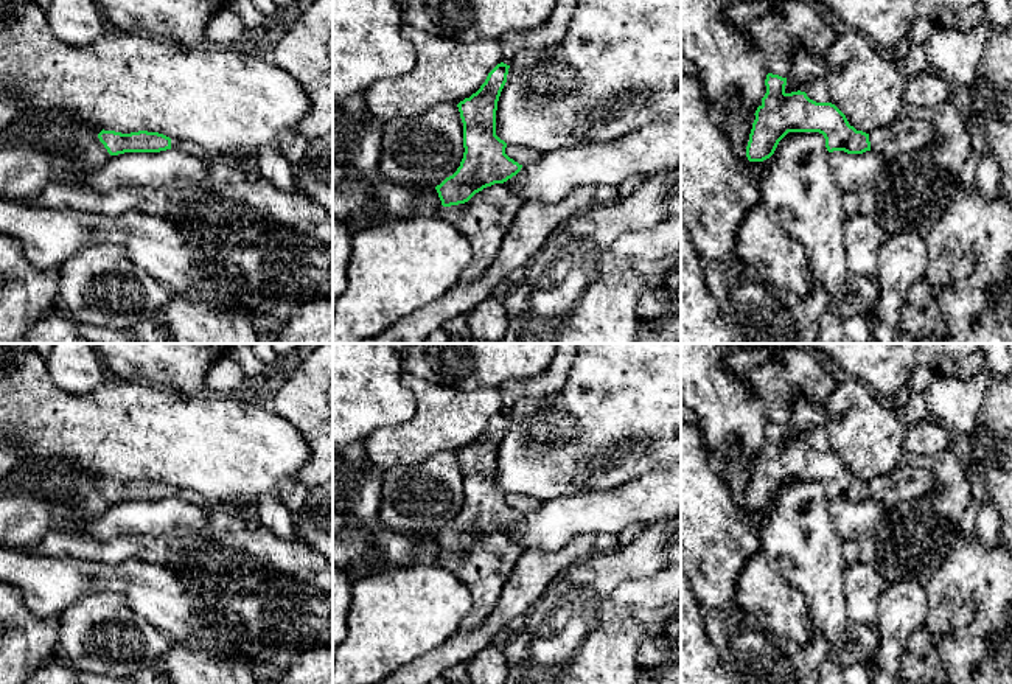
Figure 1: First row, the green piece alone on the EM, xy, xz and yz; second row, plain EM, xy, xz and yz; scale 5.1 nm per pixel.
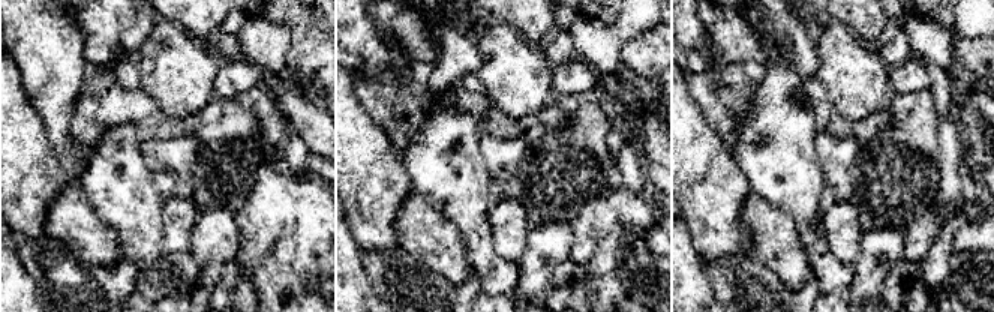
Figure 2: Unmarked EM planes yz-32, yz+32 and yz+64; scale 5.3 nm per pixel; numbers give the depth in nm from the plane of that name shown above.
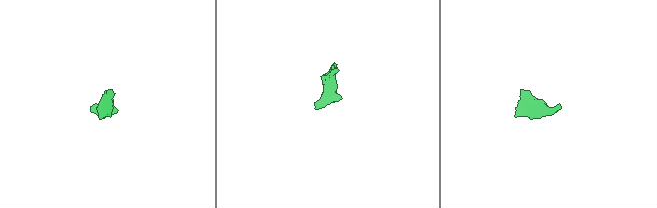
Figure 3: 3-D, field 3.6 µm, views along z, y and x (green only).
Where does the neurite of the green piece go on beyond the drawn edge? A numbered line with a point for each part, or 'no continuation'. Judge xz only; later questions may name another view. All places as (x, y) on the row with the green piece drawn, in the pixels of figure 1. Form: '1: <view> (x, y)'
1: xz (551, 33)
2: xz (484, 219)

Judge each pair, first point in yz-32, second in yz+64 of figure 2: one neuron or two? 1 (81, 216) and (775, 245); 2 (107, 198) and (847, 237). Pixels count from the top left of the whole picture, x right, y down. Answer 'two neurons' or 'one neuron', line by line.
1: one neuron
2: two neurons

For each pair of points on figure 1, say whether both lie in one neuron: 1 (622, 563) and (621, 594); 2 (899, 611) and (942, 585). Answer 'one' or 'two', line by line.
1: two
2: two

